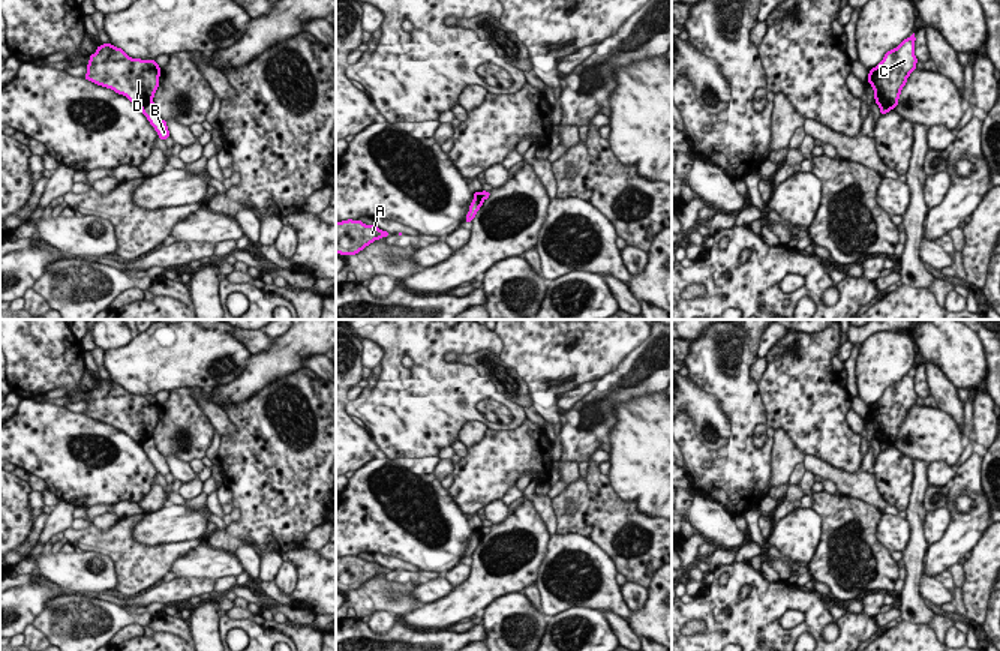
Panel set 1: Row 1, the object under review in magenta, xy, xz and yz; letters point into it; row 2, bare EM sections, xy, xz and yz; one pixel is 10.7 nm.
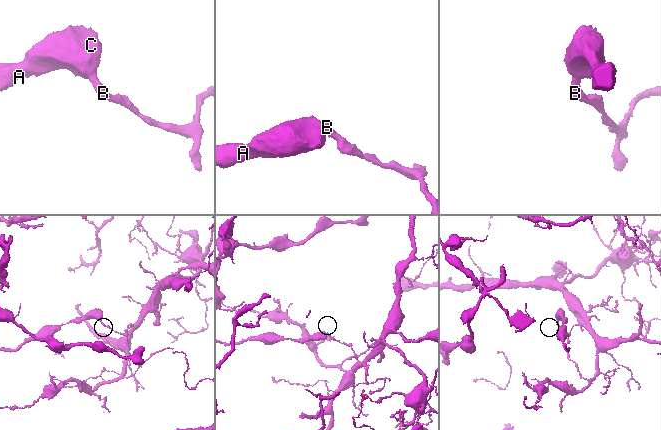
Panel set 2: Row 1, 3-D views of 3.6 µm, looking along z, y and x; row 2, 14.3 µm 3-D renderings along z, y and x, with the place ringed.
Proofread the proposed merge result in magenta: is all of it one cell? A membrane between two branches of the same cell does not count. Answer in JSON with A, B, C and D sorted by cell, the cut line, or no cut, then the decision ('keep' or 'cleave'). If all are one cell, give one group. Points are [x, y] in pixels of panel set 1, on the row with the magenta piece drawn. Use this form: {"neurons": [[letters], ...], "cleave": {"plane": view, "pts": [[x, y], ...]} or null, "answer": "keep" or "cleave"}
{"neurons": [["A", "C", "D"], ["B"]], "cleave": {"plane": "xy", "pts": [[152, 101], [141, 108]]}, "answer": "cleave"}

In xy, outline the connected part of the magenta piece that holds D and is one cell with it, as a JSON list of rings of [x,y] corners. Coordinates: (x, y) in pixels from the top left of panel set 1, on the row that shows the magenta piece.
[[[111,44],[99,45],[88,57],[85,80],[126,96],[141,110],[153,102],[162,70],[156,60],[132,58]]]

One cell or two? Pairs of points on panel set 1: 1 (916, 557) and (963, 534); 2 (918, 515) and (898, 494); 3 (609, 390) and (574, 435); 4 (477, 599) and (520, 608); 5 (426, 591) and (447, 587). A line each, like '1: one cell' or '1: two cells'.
1: two cells
2: two cells
3: one cell
4: two cells
5: one cell

